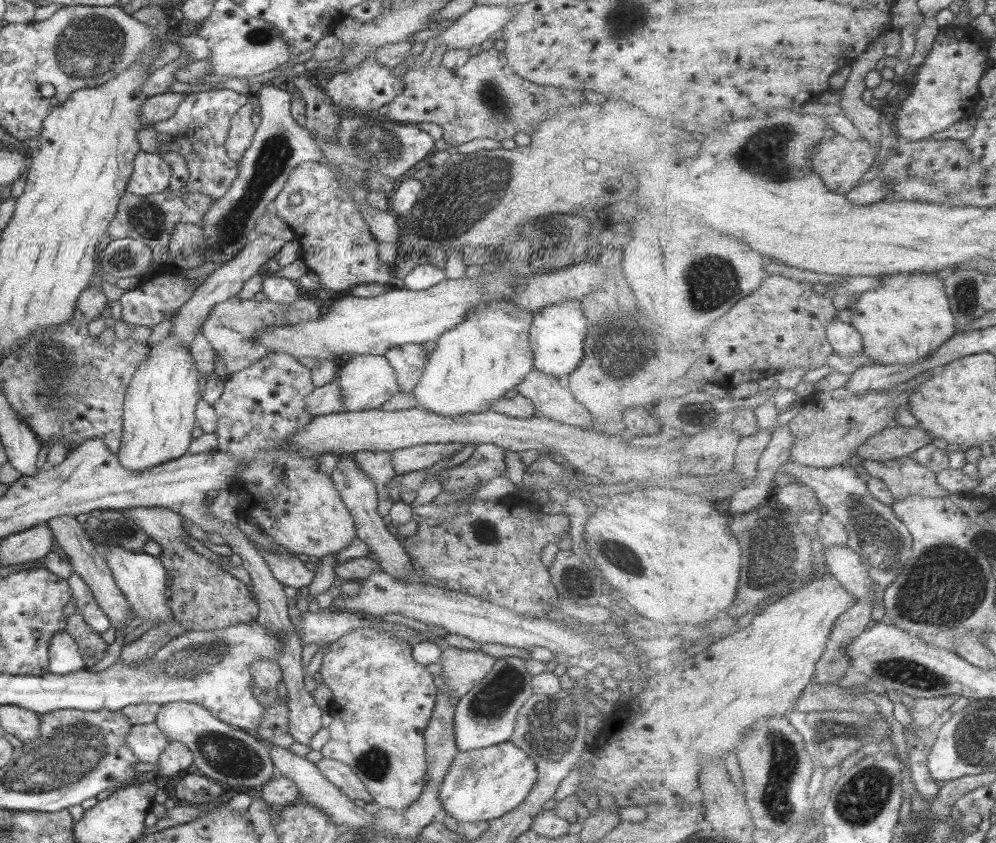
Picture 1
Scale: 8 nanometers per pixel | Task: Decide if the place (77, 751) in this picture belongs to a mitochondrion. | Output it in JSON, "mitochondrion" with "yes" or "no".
{"mitochondrion":"yes"}

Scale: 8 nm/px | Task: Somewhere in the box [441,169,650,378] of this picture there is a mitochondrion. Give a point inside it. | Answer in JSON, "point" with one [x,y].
{"point":[548,242]}

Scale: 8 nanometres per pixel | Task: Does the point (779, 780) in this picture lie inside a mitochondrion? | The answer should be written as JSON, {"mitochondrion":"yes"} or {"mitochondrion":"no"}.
{"mitochondrion":"yes"}

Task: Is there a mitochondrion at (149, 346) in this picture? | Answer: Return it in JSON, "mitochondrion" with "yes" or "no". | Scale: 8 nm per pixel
{"mitochondrion":"no"}

